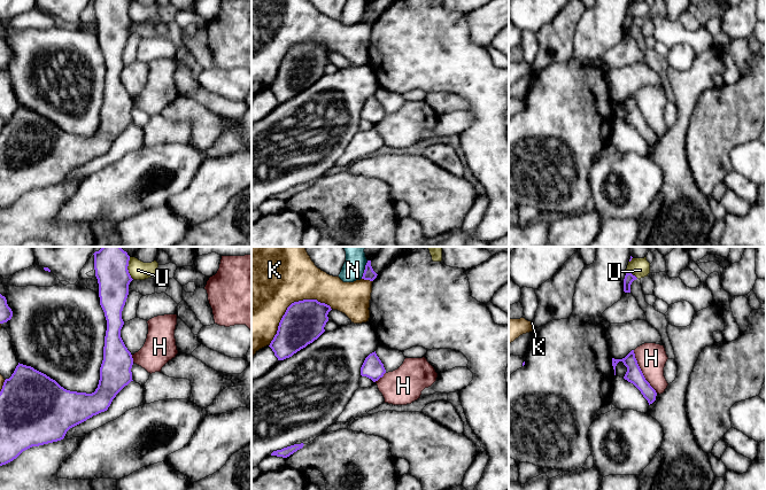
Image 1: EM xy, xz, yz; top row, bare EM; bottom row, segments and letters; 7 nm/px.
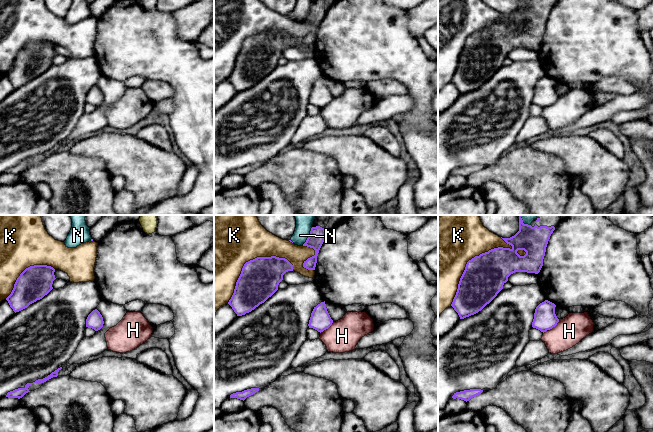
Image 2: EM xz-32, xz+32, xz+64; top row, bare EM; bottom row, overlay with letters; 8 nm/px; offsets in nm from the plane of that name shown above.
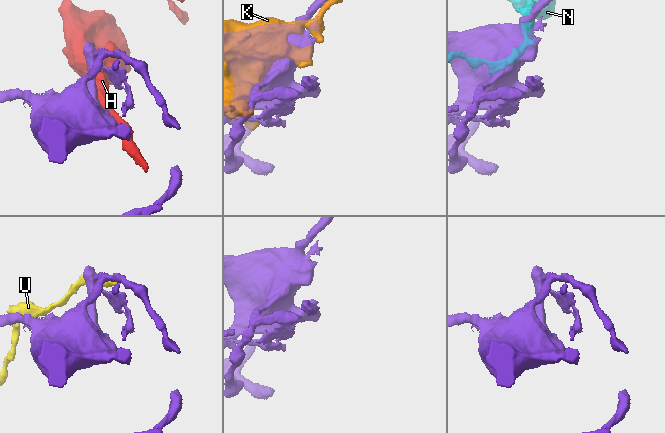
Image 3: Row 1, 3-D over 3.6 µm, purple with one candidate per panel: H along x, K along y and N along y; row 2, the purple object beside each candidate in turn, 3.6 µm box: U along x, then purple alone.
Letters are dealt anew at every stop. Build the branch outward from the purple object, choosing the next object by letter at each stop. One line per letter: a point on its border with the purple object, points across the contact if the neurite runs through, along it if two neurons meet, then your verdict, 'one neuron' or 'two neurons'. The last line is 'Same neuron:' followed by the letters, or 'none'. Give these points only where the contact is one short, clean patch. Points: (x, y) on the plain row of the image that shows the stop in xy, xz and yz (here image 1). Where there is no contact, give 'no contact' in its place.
H: meets purple in yz at (641, 115); border along yz (633, 93), (644, 122), (657, 135); two neurons
K: meets purple in xz at (289, 48); two neurons
N: meets purple in xz at (364, 13); two neurons
U: meets purple in xy at (126, 12); two neurons
Same neuron: none

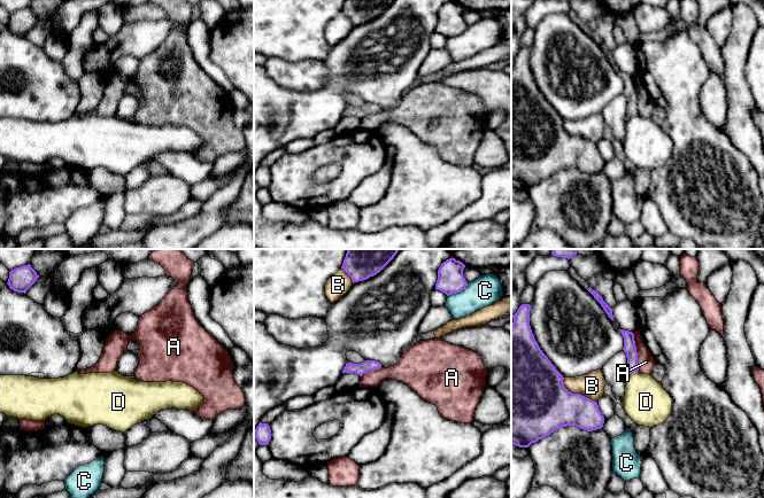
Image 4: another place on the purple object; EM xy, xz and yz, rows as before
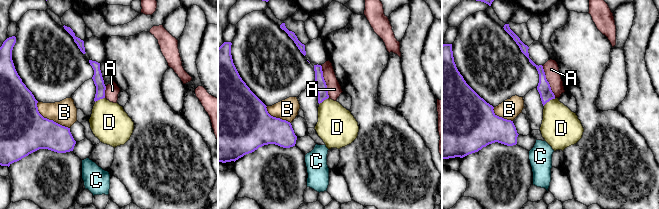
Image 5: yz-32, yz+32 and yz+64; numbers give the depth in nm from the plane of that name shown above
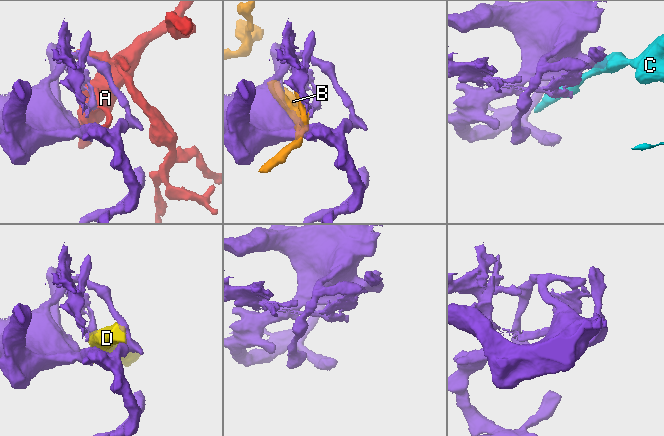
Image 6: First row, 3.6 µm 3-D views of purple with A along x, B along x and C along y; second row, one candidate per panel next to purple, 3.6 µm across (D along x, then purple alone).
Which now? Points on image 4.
A: meets purple in yz at (635, 94); one neuron
B: meets purple in yz at (576, 137); two neurons
C: meets purple in xz at (457, 34); border along xz (468, 26), (461, 33), (448, 39); two neurons
D: meets purple in yz at (632, 115); two neurons
Same neuron: A

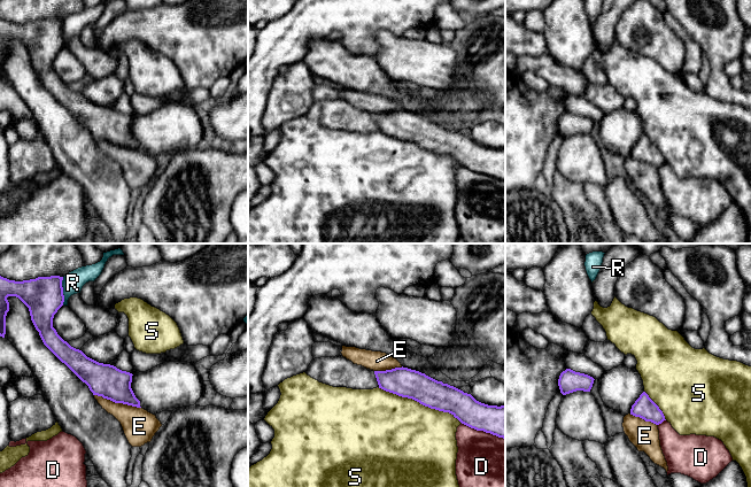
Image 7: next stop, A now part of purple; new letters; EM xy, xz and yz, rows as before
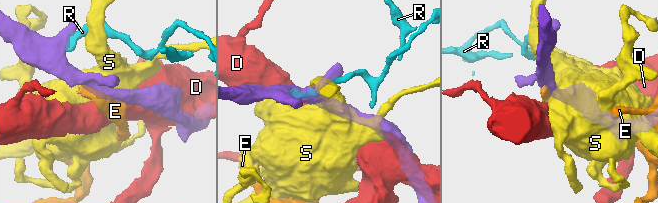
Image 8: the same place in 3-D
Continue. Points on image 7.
D: meets purple in xz at (484, 174); two neurons
E: meets purple in xy at (117, 145); one neuron
R: meets purple in xy at (62, 33); two neurons
S: meets purple in xz at (420, 146); two neurons
Same neuron: E

